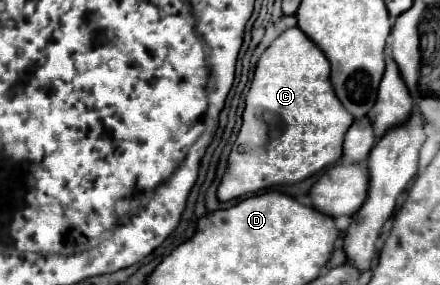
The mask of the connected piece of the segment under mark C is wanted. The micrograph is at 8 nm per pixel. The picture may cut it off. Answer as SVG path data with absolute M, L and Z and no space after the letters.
M299 27L283 31L261 55L242 119L227 173L217 189L219 201L257 193L263 187L297 183L337 163L343 153L343 137L353 123L329 83L327 57Z

